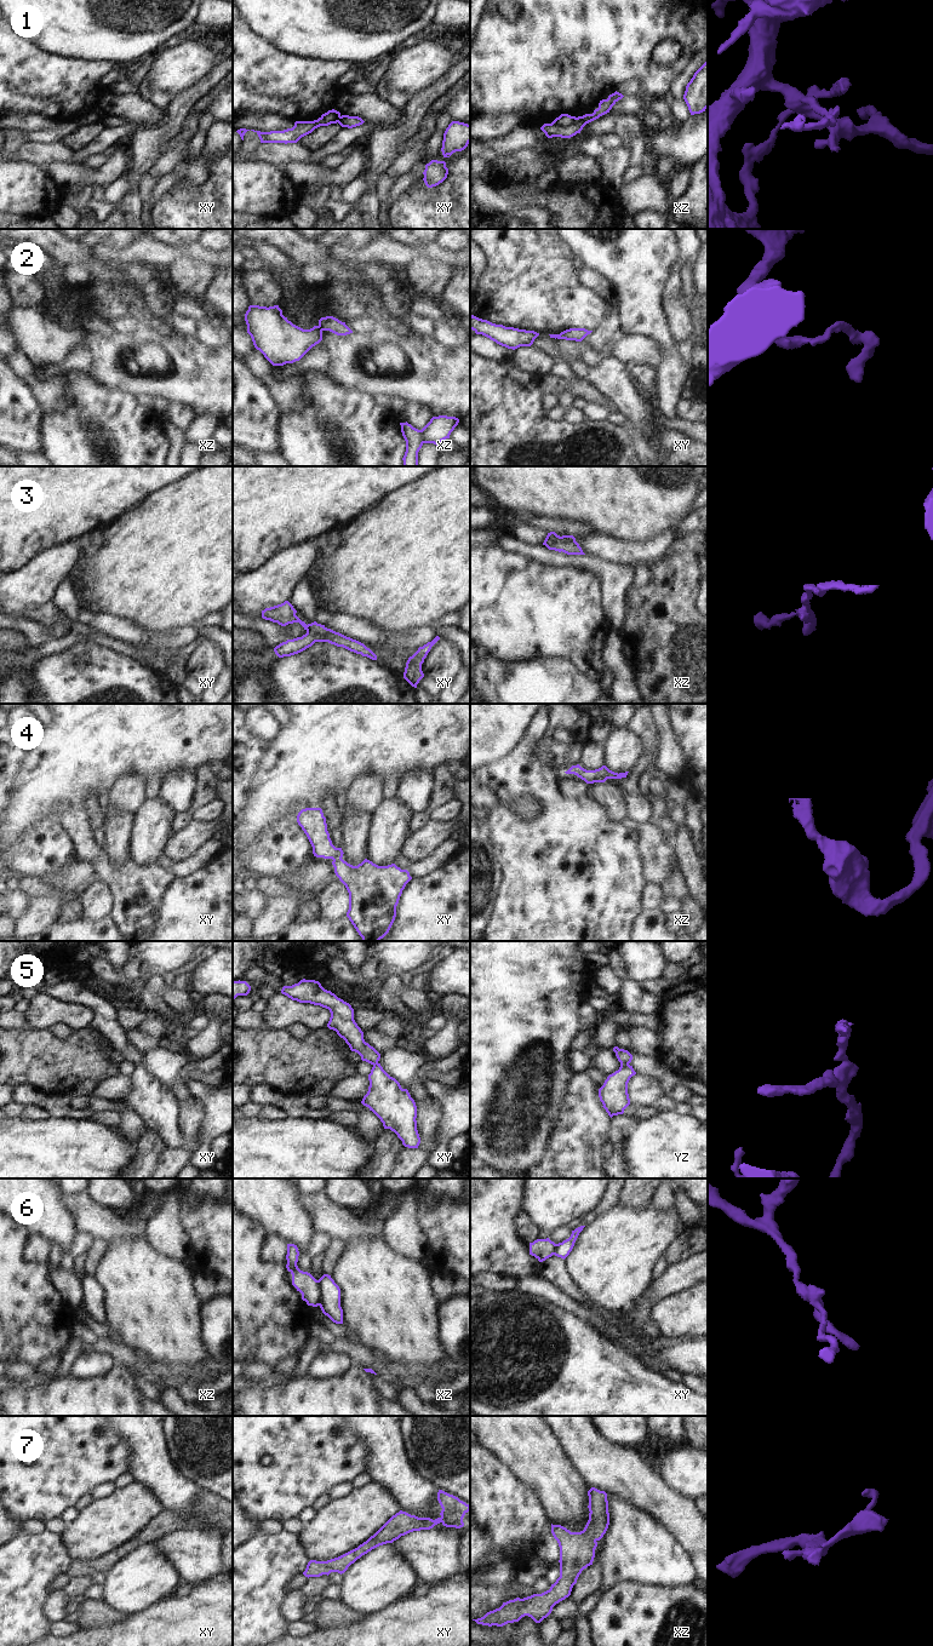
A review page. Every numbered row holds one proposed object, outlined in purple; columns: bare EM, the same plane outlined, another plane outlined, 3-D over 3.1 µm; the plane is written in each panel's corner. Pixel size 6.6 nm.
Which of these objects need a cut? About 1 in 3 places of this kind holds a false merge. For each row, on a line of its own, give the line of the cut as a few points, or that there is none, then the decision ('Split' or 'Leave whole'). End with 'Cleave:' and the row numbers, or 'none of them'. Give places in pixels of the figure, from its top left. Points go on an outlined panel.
1: Split along xz (577, 118), (568, 125), (555, 125), (551, 122). Split
2: Split along xz (318, 326), (322, 330). Split
3: No split. Leave whole
4: No split. Leave whole
5: No split. Leave whole
6: Split along xz (316, 1280), (319, 1305). Split
7: No split. Leave whole
Cleave: 1, 2, 6.

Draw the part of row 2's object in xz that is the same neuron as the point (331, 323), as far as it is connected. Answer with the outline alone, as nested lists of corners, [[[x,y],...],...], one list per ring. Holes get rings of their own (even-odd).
[[[333,316],[321,317],[319,320],[319,327],[322,331],[330,331],[337,335],[347,335],[353,333],[353,331],[345,325],[345,322],[342,322]]]

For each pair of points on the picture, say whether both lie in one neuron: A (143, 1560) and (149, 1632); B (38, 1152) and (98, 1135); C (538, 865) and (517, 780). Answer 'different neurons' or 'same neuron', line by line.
A: different neurons
B: same neuron
C: same neuron

